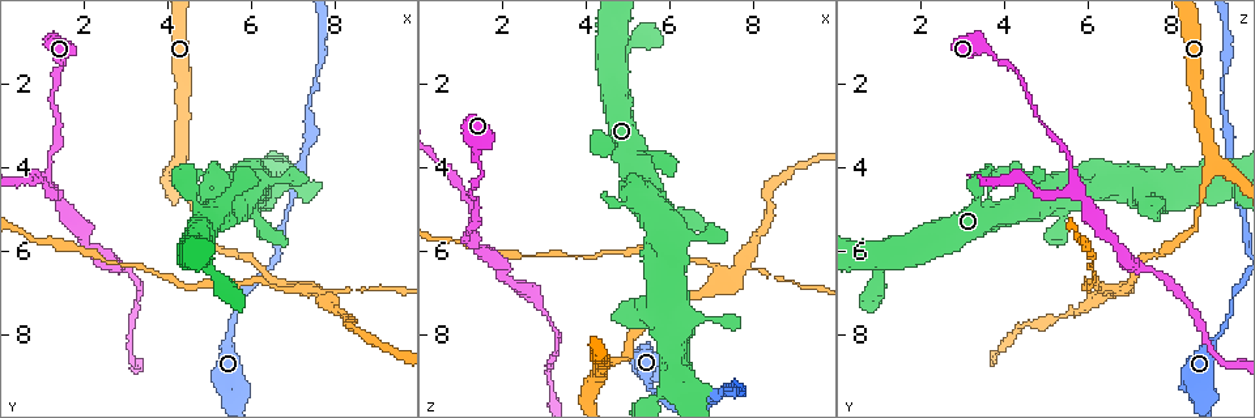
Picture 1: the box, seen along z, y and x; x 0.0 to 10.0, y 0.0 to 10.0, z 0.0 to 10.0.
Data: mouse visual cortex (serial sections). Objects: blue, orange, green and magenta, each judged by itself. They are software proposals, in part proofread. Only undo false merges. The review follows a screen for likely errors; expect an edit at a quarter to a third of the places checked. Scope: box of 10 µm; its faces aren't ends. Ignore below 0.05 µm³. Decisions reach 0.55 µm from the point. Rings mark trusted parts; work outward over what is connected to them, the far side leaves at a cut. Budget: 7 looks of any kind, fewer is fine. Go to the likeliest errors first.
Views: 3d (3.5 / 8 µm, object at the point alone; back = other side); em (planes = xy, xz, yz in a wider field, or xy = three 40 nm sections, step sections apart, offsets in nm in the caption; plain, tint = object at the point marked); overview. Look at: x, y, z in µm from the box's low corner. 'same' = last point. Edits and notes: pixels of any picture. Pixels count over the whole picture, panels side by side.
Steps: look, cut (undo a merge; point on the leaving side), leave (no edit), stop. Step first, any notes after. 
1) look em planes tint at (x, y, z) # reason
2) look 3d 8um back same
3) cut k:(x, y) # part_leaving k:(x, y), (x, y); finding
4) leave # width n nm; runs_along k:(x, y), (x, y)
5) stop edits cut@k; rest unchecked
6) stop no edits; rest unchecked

look 3d 3.5um back at (1.25, 4.50, 5.70) # abrupt turn

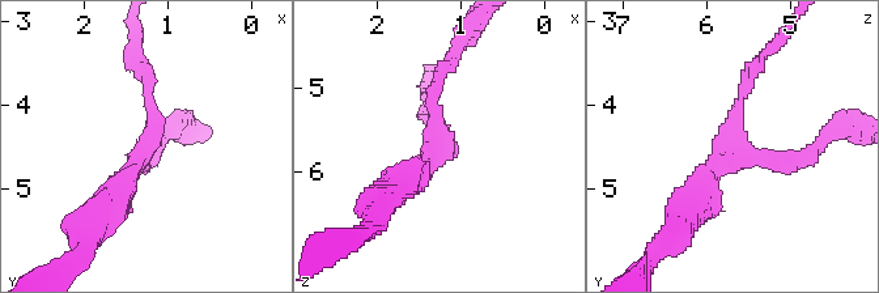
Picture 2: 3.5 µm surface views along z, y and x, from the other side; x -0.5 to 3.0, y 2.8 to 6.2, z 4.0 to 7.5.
look em planes tint at (1.15, 4.45, 5.75) # arms 3; arm_widths 200, 200, 300 nm

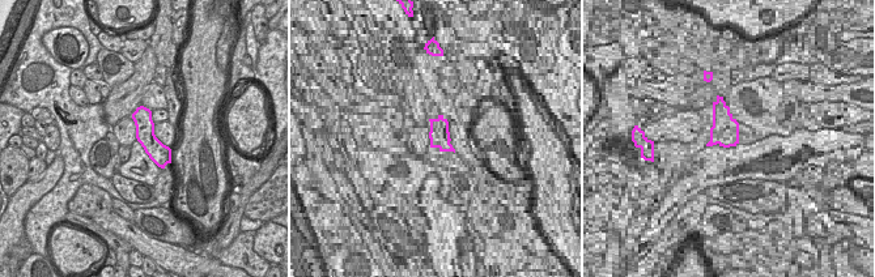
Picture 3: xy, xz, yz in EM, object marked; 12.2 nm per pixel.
leave # width 240 nm; runs_along 3:(140, 110), (147, 139), (168, 160); one cell here

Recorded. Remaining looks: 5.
look 3d 3.5um at (4.25, 4.05, 8.95) # a fork

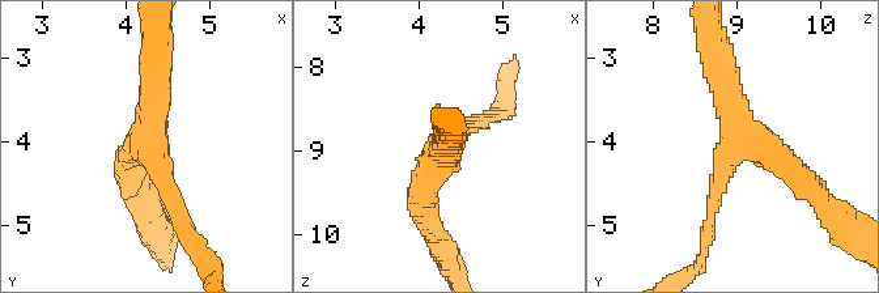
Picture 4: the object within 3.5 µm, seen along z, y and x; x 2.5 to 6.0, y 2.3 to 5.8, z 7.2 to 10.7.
look em xy step 3 tint at (4.30, 4.00, 9.00) # arms 3; arm_widths 200, 250, 350 nm; shape alone is not enough

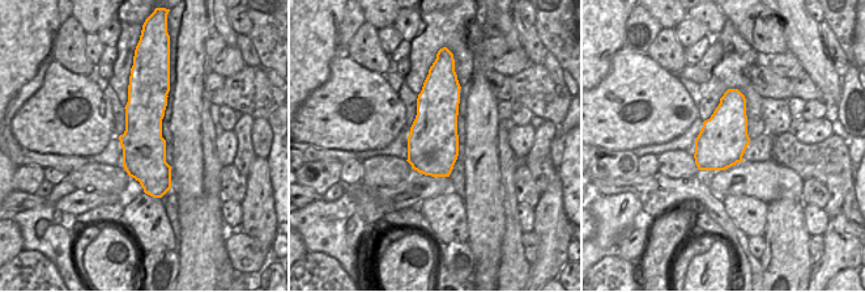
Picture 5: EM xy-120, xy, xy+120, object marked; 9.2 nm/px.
leave # width 480 nm; runs_along 4:(155, 58), (149, 151), (178, 215); one cell here

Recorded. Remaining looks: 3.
look 3d 8um at (7.20, 6.90, 6.75) # sharp bend

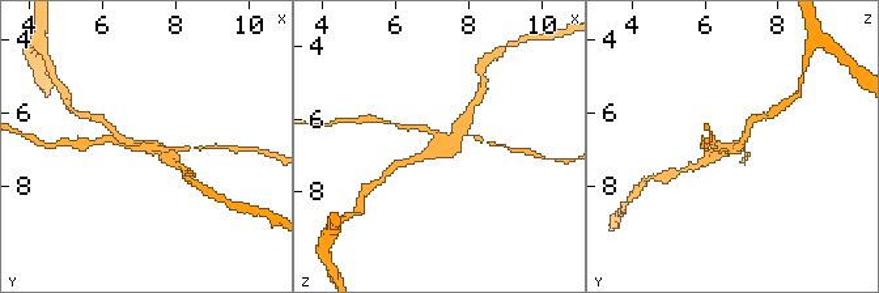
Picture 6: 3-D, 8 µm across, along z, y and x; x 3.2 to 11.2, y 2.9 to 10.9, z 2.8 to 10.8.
look 3d 3.5um same # closer look

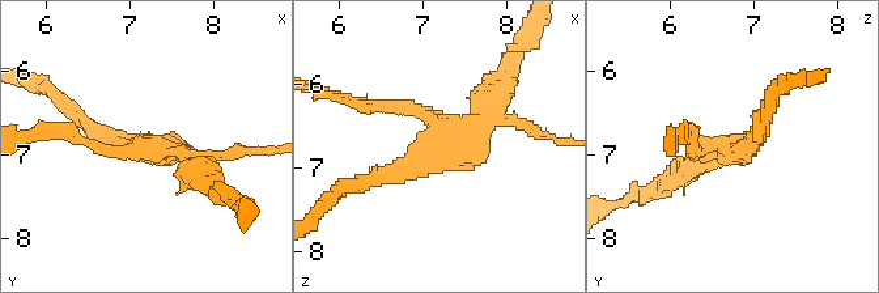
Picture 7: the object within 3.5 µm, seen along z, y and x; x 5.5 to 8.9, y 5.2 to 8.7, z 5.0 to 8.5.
look em xy step 2 tint at (7.20, 6.85, 6.80) # now the EM

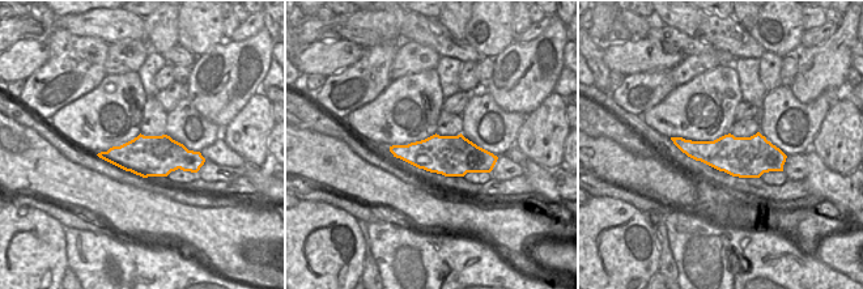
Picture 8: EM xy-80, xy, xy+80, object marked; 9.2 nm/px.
cut 7:(101, 149) # two cells meet here

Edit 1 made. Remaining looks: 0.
stop edits cut@7; rest unchecked

